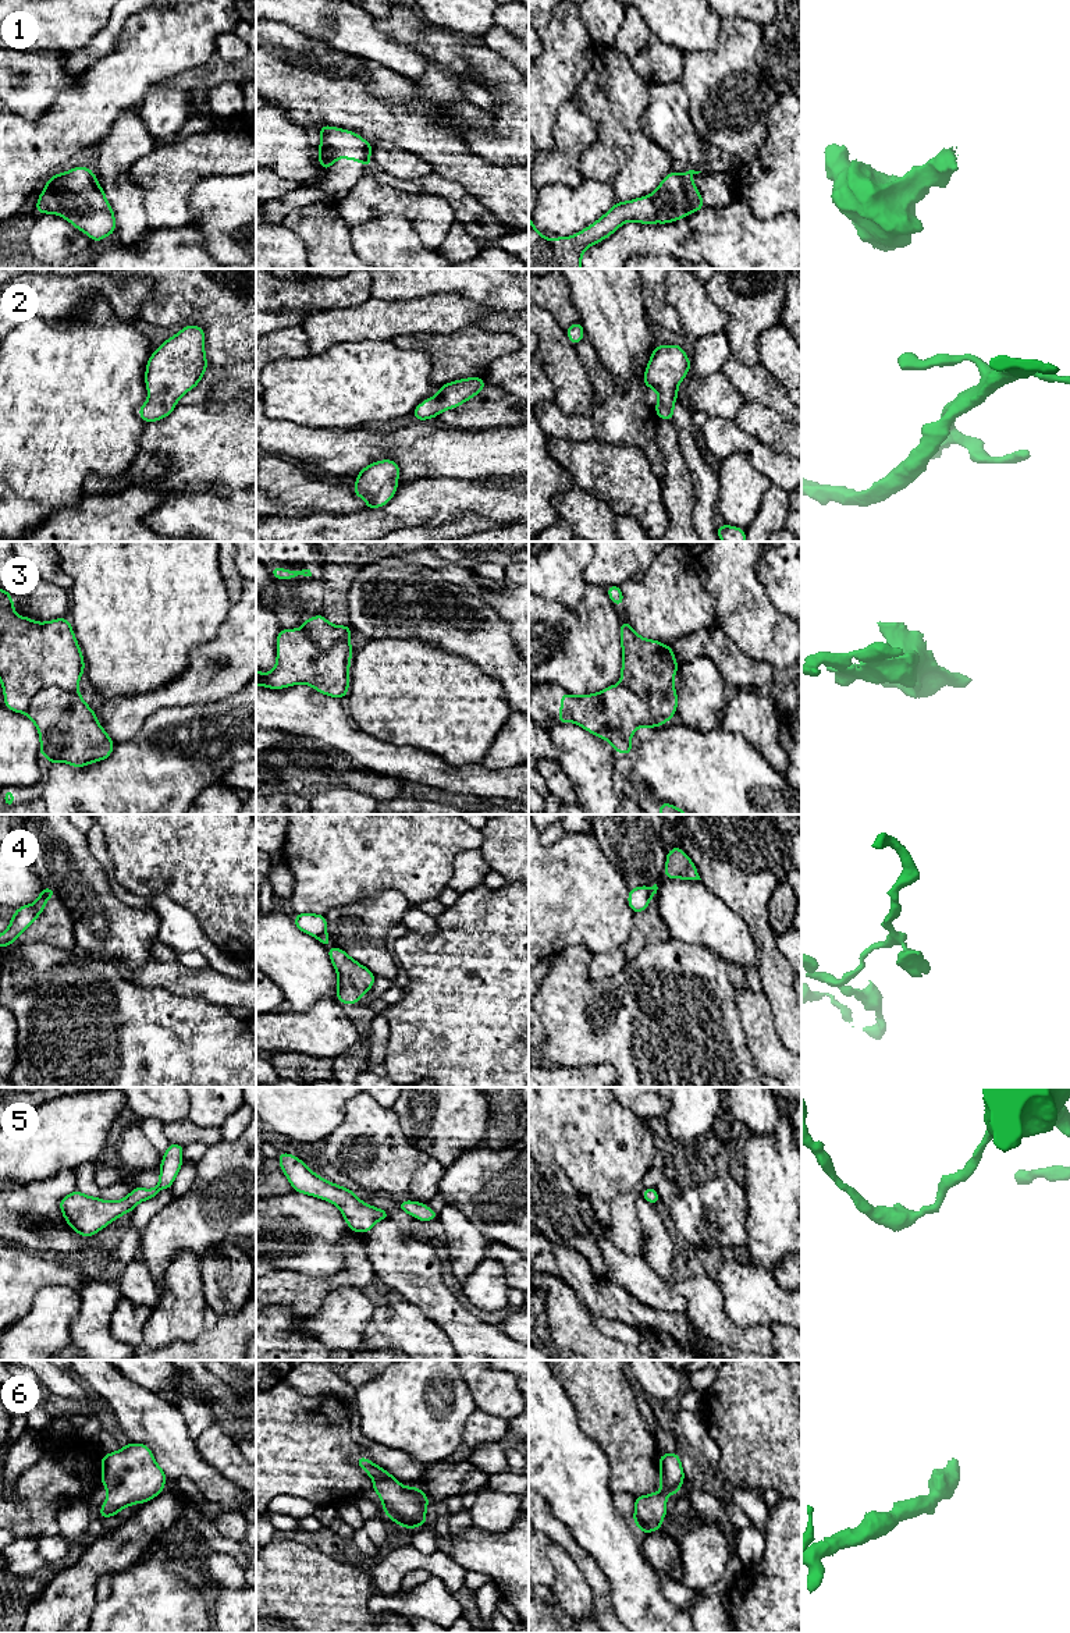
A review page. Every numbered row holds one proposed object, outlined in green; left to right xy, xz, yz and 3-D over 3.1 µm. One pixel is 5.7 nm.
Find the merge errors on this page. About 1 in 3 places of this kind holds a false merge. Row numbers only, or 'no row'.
3, 4

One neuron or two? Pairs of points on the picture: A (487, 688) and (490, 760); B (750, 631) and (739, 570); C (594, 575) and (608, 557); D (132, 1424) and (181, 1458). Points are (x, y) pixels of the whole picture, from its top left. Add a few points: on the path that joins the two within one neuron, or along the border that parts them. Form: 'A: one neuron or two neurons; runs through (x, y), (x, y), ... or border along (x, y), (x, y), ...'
A: two neurons; border along (508, 719), (482, 762)
B: one neuron; runs through (753, 616), (760, 606), (756, 596), (745, 585)
C: one neuron; runs through (599, 571), (608, 561)
D: one neuron; runs through (145, 1431), (155, 1431), (169, 1445)

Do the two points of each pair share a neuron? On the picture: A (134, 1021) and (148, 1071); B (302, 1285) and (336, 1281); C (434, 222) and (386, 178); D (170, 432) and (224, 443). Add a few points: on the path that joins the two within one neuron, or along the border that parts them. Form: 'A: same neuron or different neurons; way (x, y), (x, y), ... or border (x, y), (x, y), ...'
A: same neuron; way (134, 1033), (134, 1053), (139, 1058)
B: same neuron; way (310, 1285), (327, 1284)
C: different neurons; border (369, 170), (381, 184), (412, 194), (429, 195)
D: same neuron; way (184, 435), (192, 435), (210, 443)

